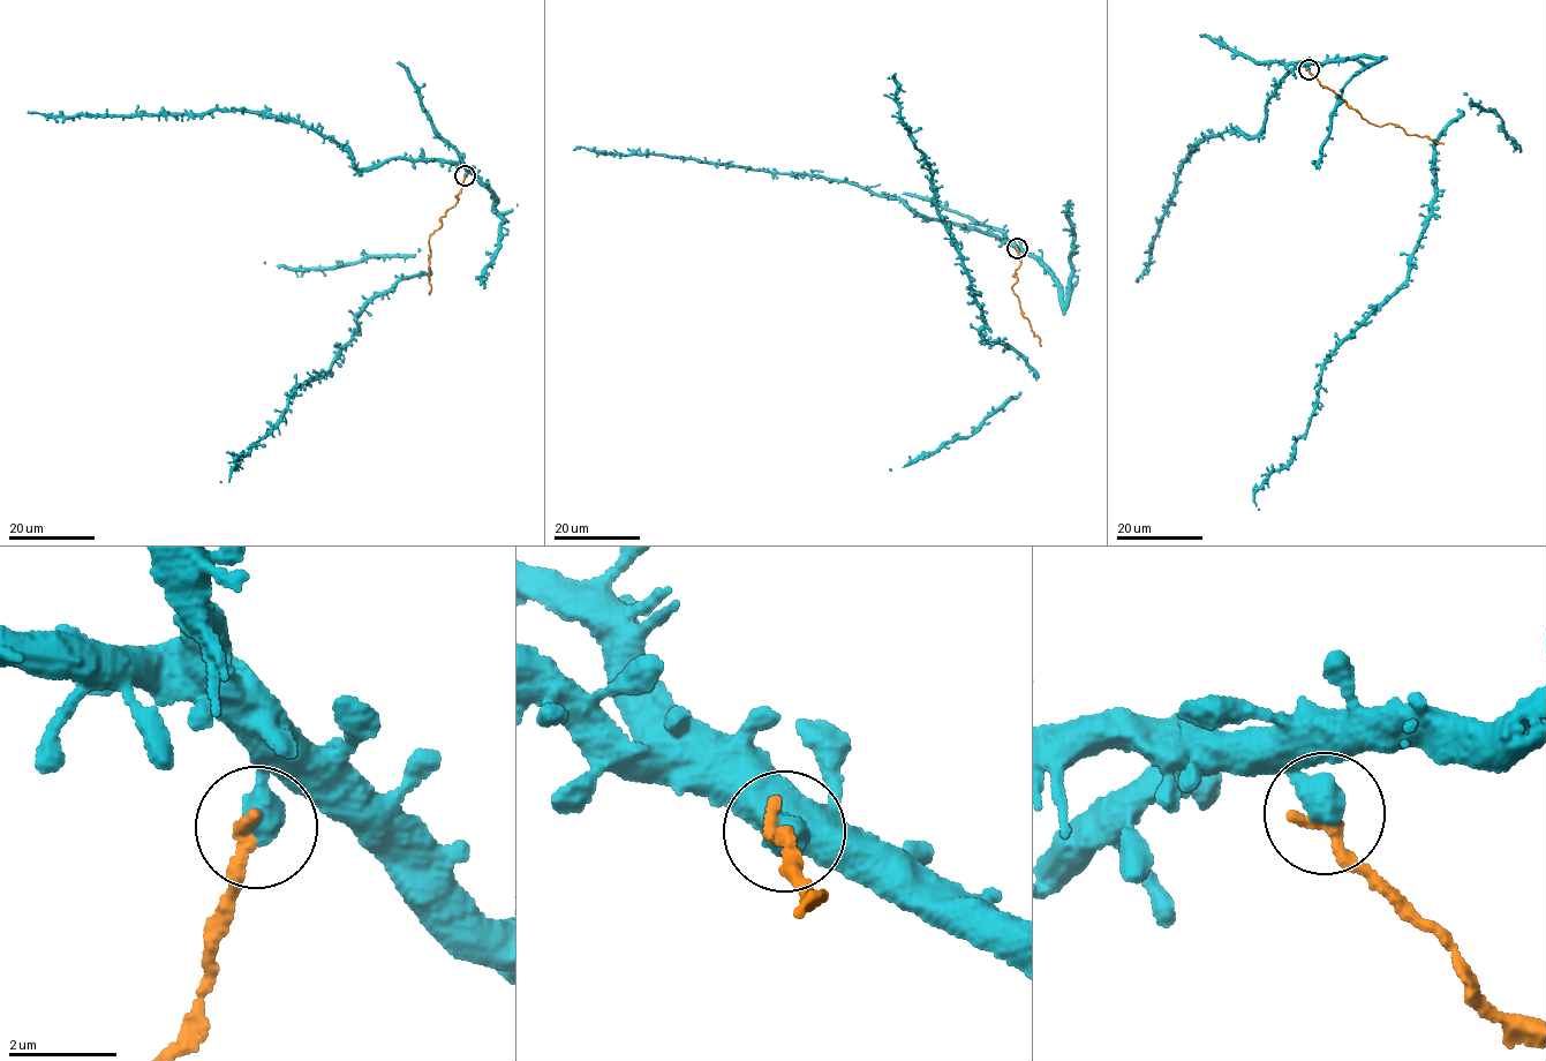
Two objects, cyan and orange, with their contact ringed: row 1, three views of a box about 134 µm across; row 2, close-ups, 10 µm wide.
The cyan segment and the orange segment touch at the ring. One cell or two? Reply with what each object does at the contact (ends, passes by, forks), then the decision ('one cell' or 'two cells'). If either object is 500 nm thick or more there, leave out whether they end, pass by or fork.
two cells

